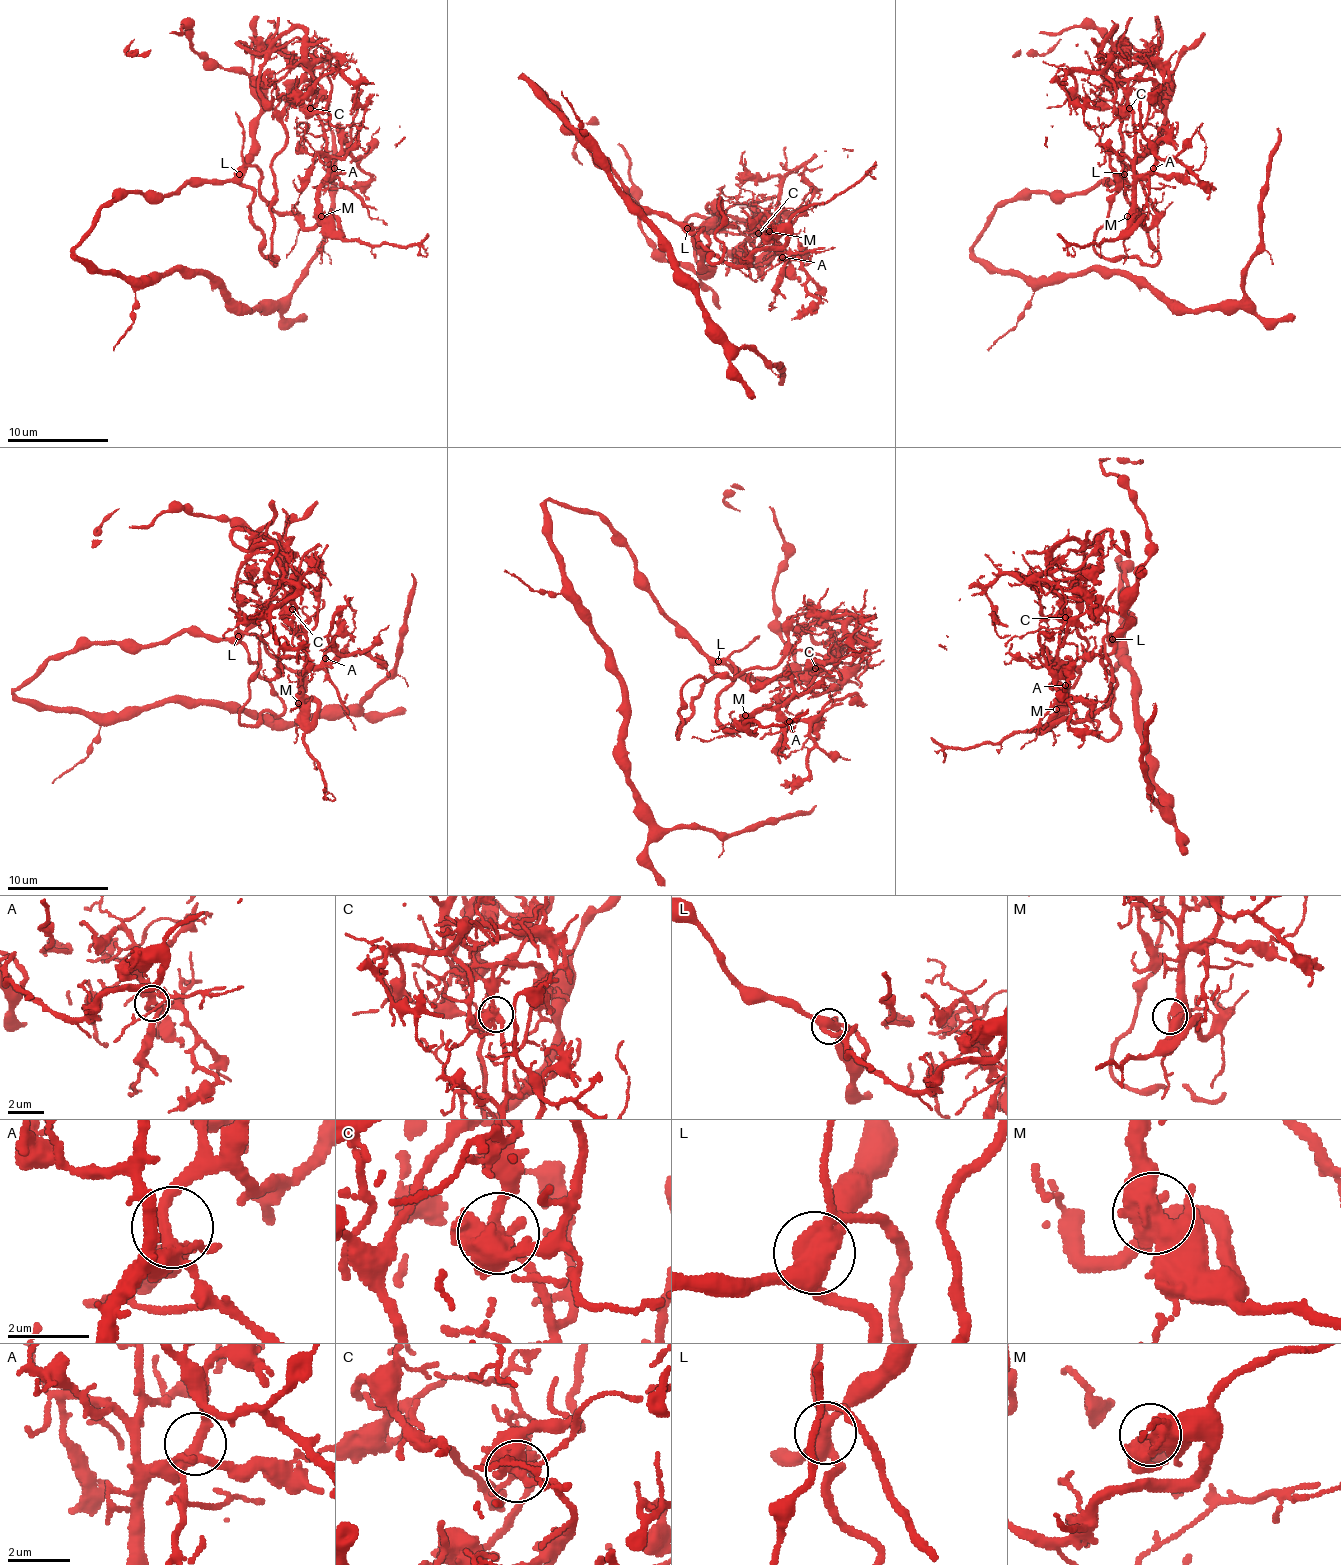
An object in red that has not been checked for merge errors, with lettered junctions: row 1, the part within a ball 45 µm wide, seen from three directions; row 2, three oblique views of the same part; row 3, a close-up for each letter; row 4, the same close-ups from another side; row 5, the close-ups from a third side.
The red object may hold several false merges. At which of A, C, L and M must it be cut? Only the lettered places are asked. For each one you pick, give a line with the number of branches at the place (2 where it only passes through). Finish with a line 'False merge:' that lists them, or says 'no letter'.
C: branches 5
L: branches 5
False merge: C, L

